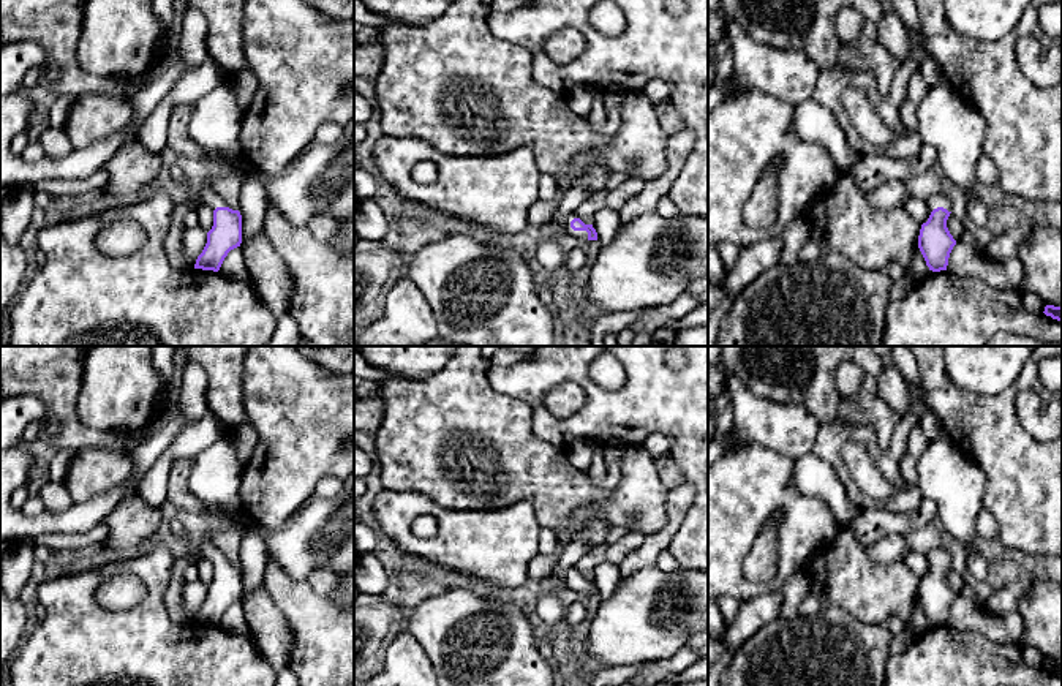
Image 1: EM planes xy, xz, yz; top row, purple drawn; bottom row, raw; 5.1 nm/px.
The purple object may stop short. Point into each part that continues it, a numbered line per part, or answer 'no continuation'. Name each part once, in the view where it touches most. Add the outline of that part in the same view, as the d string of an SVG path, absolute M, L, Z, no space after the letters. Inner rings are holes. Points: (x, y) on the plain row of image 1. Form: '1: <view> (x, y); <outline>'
1: xz (579, 588); M572 566L572 567L569 567L569 569L566 571L566 574L564 574L566 586L567 586L569 590L575 591L575 593L588 594L588 586L586 586L586 585L574 585L574 583L571 582L571 575L572 575L574 572L578 572L578 571L575 569L575 566Z

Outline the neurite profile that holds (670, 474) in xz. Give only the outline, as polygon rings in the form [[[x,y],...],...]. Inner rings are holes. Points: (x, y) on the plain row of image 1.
[[[667,454],[664,457],[654,458],[656,471],[667,490],[675,488],[684,482],[681,468],[675,460]]]

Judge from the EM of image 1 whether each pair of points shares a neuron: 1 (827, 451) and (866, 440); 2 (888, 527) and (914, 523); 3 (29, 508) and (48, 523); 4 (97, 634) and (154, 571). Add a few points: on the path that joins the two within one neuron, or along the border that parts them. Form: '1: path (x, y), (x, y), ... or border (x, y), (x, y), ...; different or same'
1: path (836, 441), (843, 435), (857, 435); same
2: path (895, 523), (907, 523); same
3: border (19, 509), (29, 516), (38, 516), (45, 511); different
4: path (119, 634), (154, 601), (154, 593); same

